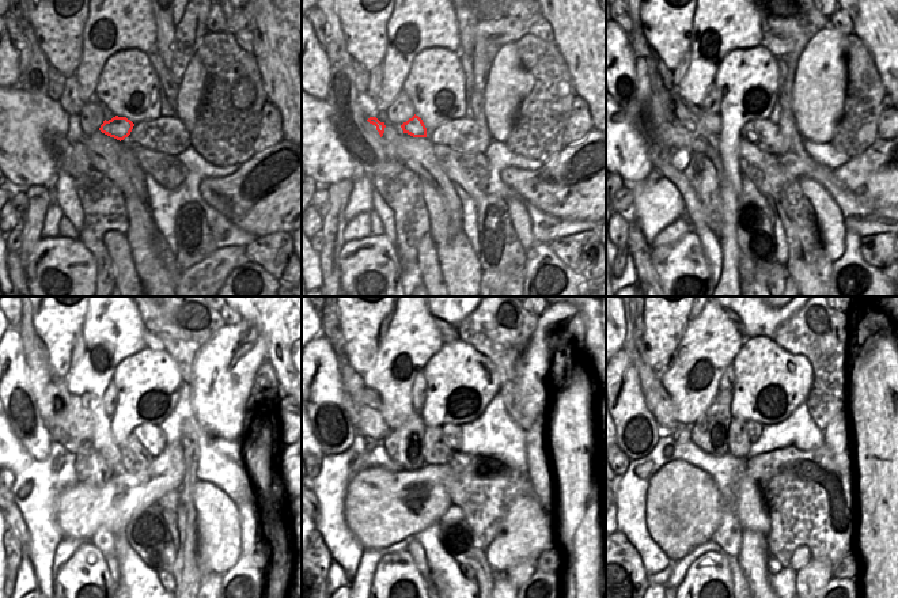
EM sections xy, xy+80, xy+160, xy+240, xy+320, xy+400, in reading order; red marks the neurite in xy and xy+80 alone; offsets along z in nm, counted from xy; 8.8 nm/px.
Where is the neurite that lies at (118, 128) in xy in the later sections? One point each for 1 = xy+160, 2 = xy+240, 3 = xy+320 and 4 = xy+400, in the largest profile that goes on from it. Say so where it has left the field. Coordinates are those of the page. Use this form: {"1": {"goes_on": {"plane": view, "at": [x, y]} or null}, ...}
{"1": {"goes_on": {"plane": "xy+160", "at": [693, 118]}}, "2": {"goes_on": {"plane": "xy+240", "at": [80, 424]}}, "3": {"goes_on": {"plane": "xy+320", "at": [371, 421]}}, "4": {"goes_on": {"plane": "xy+400", "at": [663, 408]}}}

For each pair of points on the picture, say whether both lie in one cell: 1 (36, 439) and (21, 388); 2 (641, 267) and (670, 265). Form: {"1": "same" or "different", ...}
{"1": "same", "2": "different"}

